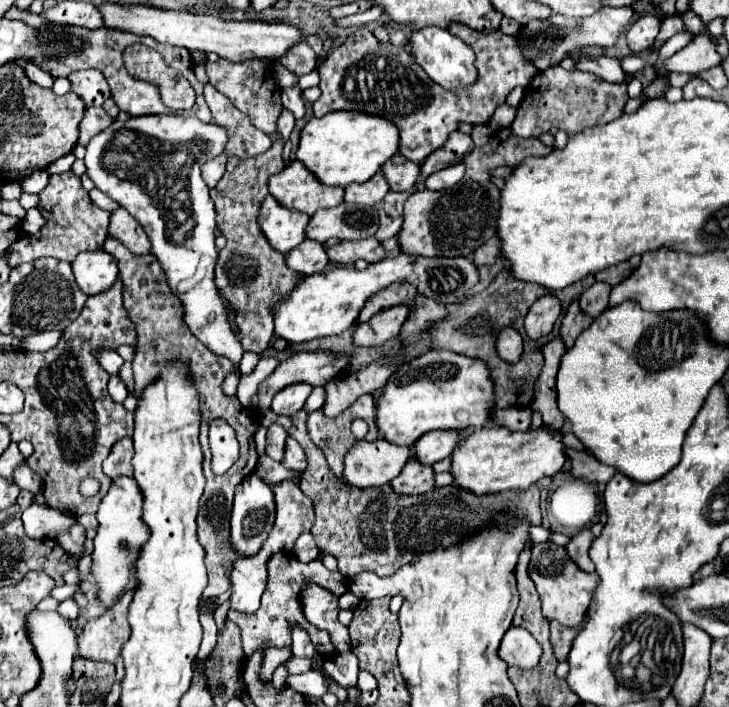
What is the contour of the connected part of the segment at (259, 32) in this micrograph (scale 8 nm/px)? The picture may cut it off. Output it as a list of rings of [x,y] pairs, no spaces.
[[[102,4],[100,12],[108,28],[126,30],[142,36],[152,36],[162,44],[172,44],[188,50],[214,52],[220,58],[232,62],[244,62],[250,58],[280,60],[294,44],[304,40],[298,26],[284,22],[258,22],[258,20],[224,20],[212,14],[194,14],[186,10],[162,10],[152,6],[122,6],[122,4]]]

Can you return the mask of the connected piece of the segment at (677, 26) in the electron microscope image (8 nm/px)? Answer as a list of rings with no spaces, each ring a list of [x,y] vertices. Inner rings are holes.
[[[674,16],[674,18],[666,18],[666,20],[662,22],[660,34],[658,34],[658,40],[656,40],[654,46],[662,46],[670,36],[674,36],[674,34],[680,32],[680,30],[684,30],[684,24],[682,24],[682,20],[680,20],[678,16]]]

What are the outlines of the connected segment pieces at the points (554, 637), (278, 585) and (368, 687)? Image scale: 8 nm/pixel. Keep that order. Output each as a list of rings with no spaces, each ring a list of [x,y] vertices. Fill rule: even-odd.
[[[550,620],[550,642],[554,646],[554,654],[556,654],[558,660],[562,660],[562,658],[568,656],[572,640],[576,638],[578,632],[580,632],[580,628],[578,630],[576,628],[566,628],[560,622]]]
[[[286,552],[272,554],[266,568],[268,568],[268,586],[262,594],[262,606],[258,608],[258,612],[254,612],[254,614],[230,612],[230,614],[227,614],[228,620],[232,620],[240,628],[240,638],[242,638],[246,658],[250,658],[256,650],[262,650],[266,646],[288,648],[290,646],[290,636],[292,636],[292,630],[290,630],[292,624],[298,624],[300,628],[304,628],[310,634],[310,640],[316,646],[316,650],[320,652],[320,656],[334,656],[336,648],[334,648],[330,636],[324,630],[316,630],[314,626],[310,626],[310,622],[306,622],[306,618],[302,614],[298,594],[300,594],[300,590],[306,582],[316,582],[320,586],[326,586],[334,594],[344,594],[348,590],[346,576],[342,576],[340,572],[330,572],[320,560],[312,560],[312,562],[304,564],[304,562],[296,560],[296,556],[290,554],[290,552],[288,554]]]
[[[360,670],[357,687],[361,691],[372,691],[377,688],[377,681],[369,672]]]

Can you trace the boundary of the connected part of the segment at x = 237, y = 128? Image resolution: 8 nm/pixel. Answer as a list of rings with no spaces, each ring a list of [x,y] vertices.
[[[210,84],[204,86],[204,98],[208,108],[212,110],[212,118],[216,126],[224,128],[228,132],[228,144],[226,154],[236,156],[240,160],[260,156],[272,146],[272,140],[268,134],[256,130],[240,110],[218,90],[214,90]]]

